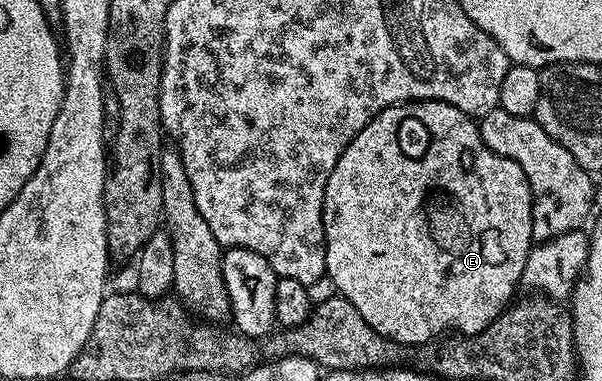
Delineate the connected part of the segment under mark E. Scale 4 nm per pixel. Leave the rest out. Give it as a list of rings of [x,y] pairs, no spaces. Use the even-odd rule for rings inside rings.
[[[410,101],[404,105],[388,107],[379,112],[377,116],[375,116],[375,118],[366,125],[352,141],[350,141],[347,145],[347,149],[343,149],[343,153],[339,157],[335,169],[331,169],[331,177],[327,177],[327,189],[325,190],[325,196],[323,197],[325,273],[331,277],[331,281],[335,281],[337,294],[340,295],[342,299],[351,301],[351,305],[355,305],[355,309],[359,309],[359,317],[363,317],[363,321],[367,321],[367,325],[371,325],[371,329],[375,329],[380,335],[385,335],[388,339],[394,339],[397,343],[402,345],[408,345],[408,343],[425,343],[428,339],[433,339],[436,335],[443,334],[444,331],[453,330],[457,330],[457,333],[460,333],[462,336],[478,335],[483,329],[487,329],[487,325],[491,325],[491,321],[495,321],[497,316],[500,315],[506,307],[510,306],[511,300],[514,298],[513,290],[518,290],[521,282],[521,274],[523,273],[523,265],[527,265],[529,249],[534,246],[535,243],[533,230],[531,229],[532,220],[533,194],[531,193],[529,182],[523,173],[523,169],[519,169],[519,165],[515,161],[511,161],[507,157],[503,157],[499,153],[487,149],[487,145],[481,136],[480,126],[478,126],[470,116],[464,115],[459,109],[455,109],[455,105],[451,105],[450,103],[439,103],[436,101]]]

